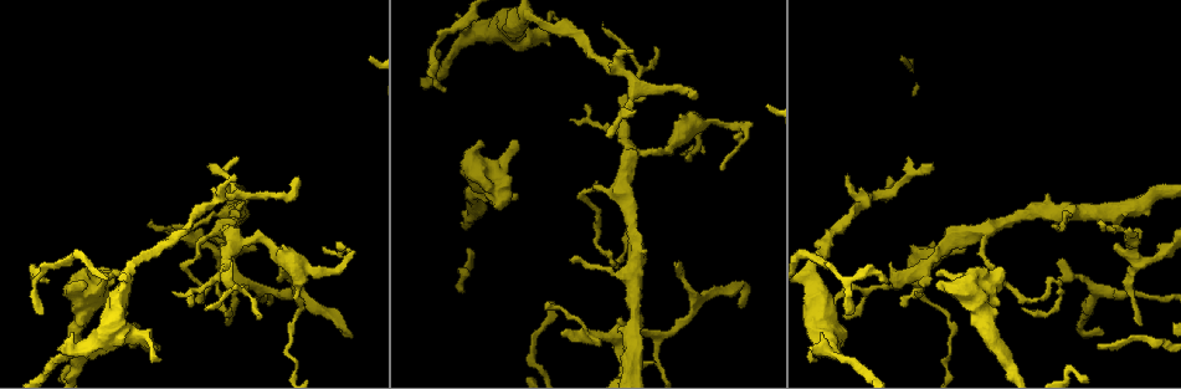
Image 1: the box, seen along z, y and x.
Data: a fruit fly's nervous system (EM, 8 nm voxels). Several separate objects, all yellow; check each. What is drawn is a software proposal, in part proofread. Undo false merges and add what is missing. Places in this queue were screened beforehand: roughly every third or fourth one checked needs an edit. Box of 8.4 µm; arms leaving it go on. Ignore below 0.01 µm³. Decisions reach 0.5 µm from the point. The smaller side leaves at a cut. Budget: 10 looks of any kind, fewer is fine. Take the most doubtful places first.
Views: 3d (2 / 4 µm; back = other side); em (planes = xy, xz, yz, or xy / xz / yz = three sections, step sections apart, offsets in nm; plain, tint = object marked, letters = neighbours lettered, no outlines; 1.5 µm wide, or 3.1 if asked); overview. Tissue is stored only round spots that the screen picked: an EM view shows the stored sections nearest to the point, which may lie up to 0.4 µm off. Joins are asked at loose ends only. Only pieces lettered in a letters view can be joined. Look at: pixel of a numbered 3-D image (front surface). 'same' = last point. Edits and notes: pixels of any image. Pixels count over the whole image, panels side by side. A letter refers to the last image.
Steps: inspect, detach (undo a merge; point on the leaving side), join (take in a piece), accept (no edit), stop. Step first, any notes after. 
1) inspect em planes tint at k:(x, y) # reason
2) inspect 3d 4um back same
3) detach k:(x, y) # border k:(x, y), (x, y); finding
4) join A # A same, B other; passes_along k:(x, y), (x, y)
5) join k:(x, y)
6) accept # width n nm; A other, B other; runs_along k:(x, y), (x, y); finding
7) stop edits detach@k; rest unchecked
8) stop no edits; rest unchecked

inspect 3d 2um at 1:(889, 177) # free end

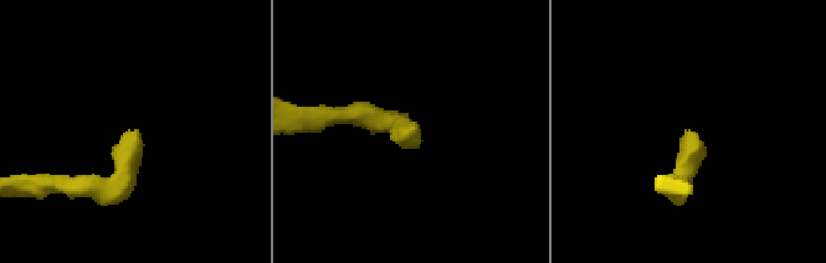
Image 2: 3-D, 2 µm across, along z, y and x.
inspect em planes letters at 2:(135, 129) # need the tissue

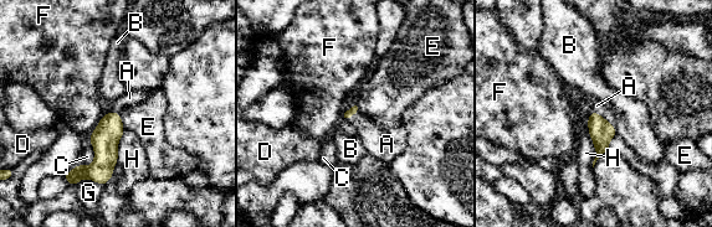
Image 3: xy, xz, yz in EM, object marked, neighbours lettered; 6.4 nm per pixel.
join 3:(597, 106) # A same, B other, C other, D other, E other, F other, G other, H other; passes_along 3:(602, 132), (603, 118), (597, 106); the cell continues

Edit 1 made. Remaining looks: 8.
inspect 3d 4um at 1:(294, 261) # three-way junction

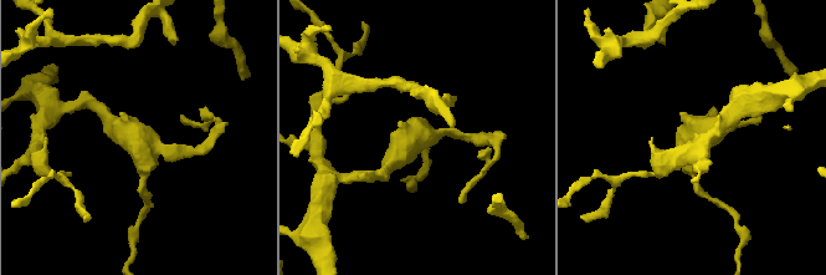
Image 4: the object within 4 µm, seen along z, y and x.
inspect em xy step 8 tint at 4:(413, 137) # arms 3; now the EM

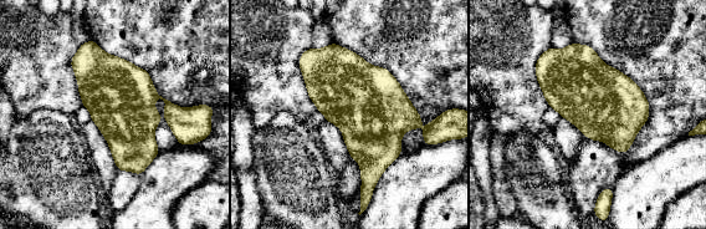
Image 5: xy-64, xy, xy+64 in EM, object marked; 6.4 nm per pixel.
inspect em planes letters same # cut it another way

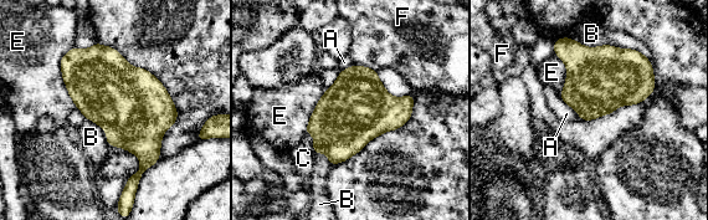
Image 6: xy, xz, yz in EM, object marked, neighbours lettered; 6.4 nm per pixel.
accept # width 400 nm; A other, B other, C other, E other, F other; border 6:(304, 133), (313, 138), (314, 154); continuous, no second cell

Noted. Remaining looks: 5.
inspect em yz step 8 letters at 1:(342, 328) # abrupt turn

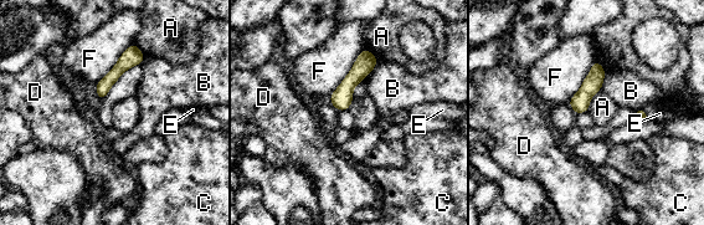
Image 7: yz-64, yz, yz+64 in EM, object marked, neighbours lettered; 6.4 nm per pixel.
accept # longest_contact F 400 nm; A other, B other, C other, D other, E other, F other; runs_along 7:(365, 52), (340, 107); one cell here

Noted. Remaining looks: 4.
inspect em planes plain at 1:(569, 259) # an open end

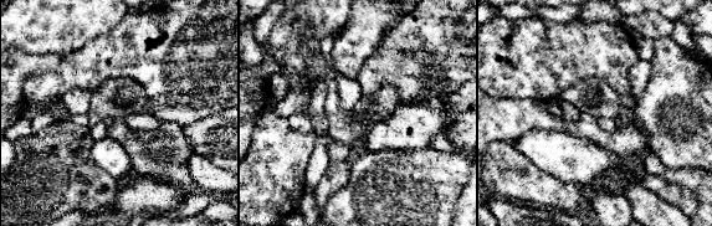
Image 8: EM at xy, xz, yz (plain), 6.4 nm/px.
inspect em planes tint same

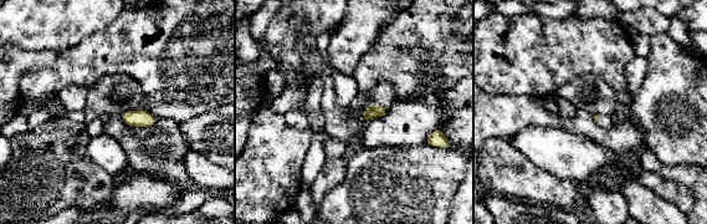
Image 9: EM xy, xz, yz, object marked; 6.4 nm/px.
inspect em planes letters same

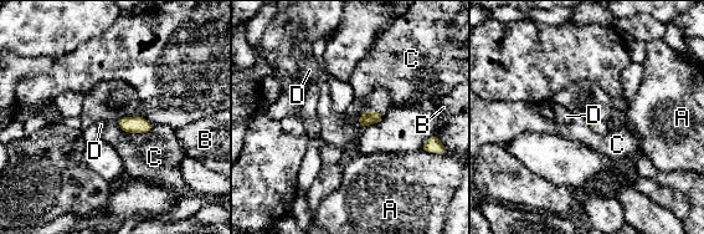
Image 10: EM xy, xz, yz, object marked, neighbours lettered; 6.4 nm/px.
accept # longest_contact C 260 nm; A other, B other, C other, D other; border 10:(116, 121), (128, 132), (154, 126); no lettered piece goes on from it

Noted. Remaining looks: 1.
stop edits join@3; rest unchecked

